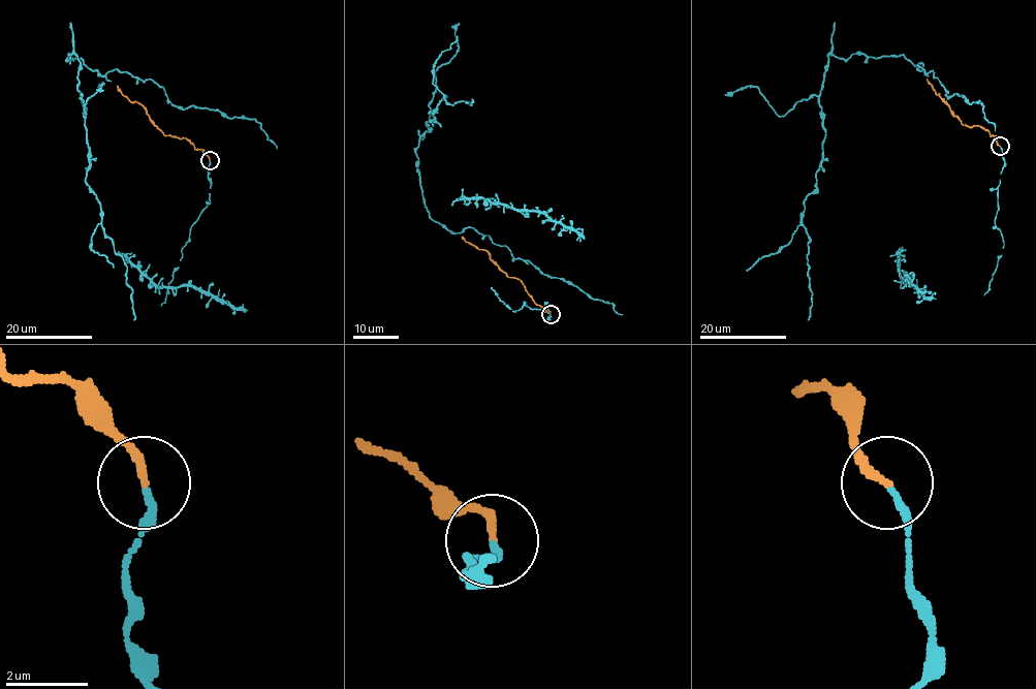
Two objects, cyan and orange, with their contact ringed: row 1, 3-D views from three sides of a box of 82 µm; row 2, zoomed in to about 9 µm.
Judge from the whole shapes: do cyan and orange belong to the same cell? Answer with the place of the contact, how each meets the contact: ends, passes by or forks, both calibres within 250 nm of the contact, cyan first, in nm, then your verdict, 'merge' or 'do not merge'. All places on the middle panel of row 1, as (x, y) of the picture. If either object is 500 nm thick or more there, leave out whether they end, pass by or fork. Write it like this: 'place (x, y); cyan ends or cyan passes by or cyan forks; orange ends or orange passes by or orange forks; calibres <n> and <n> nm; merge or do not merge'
place (551, 314); cyan ends; orange ends; calibres 170 and 200 nm; merge

